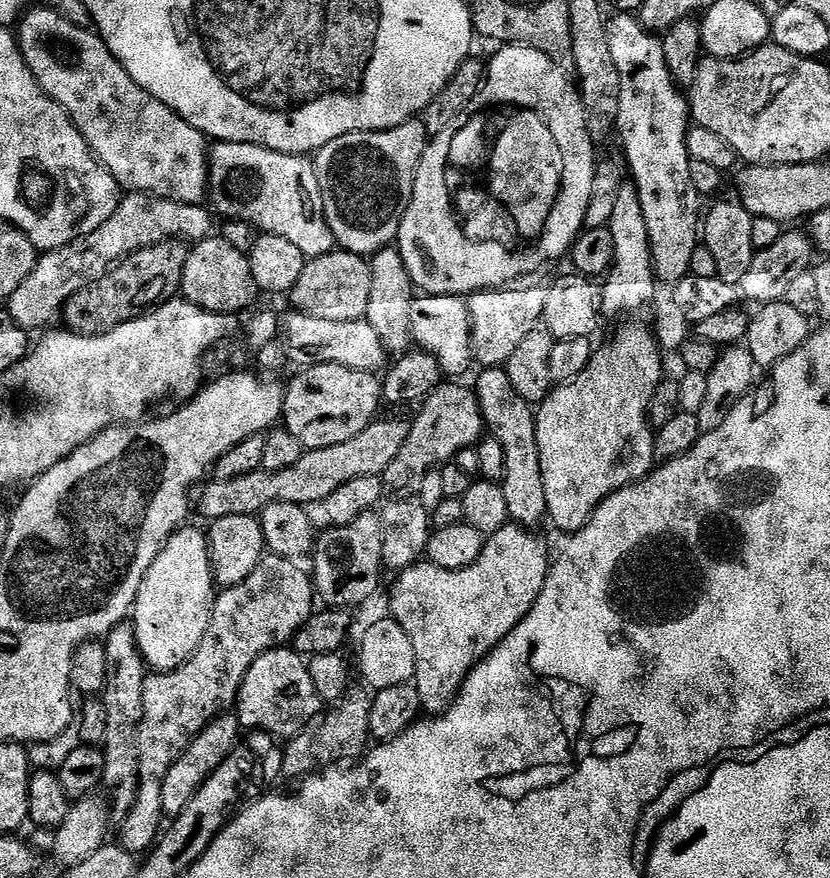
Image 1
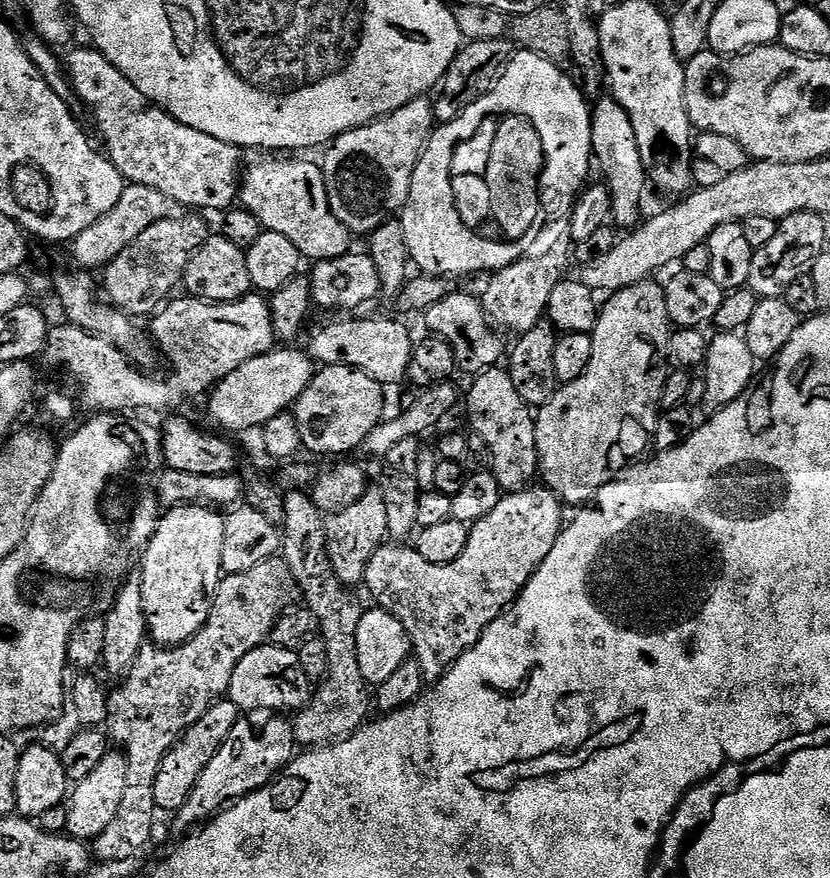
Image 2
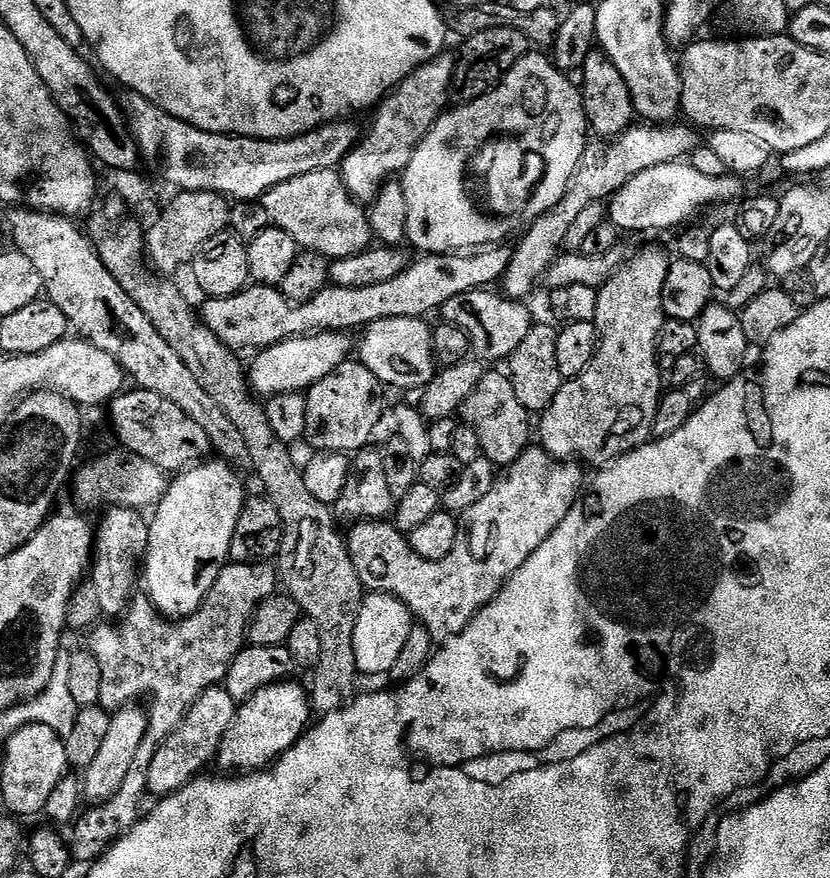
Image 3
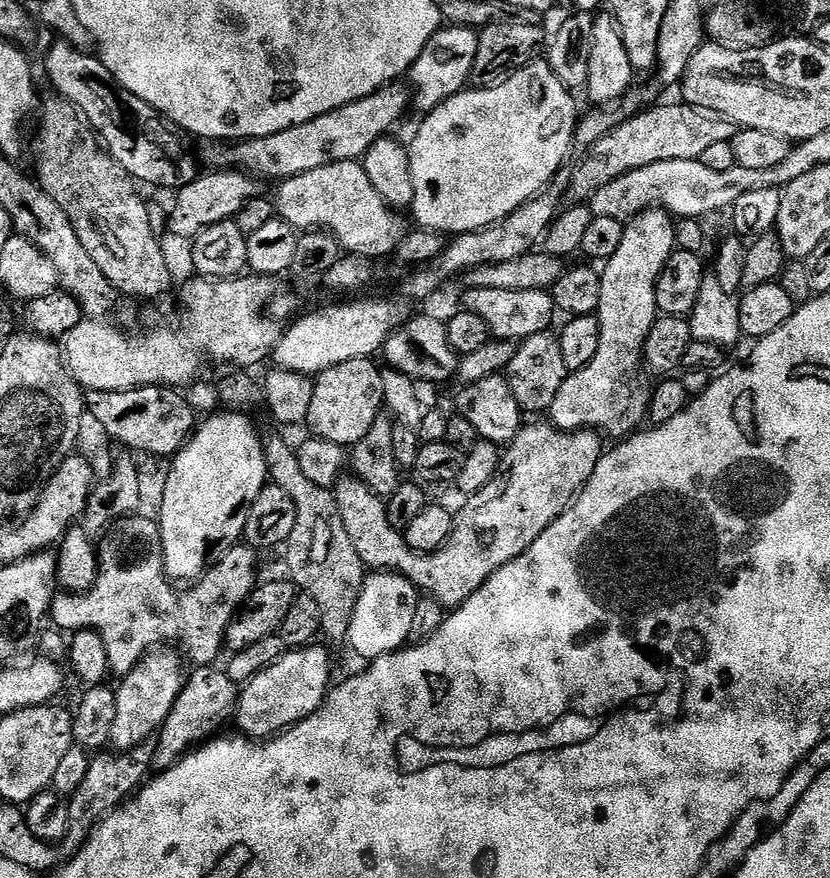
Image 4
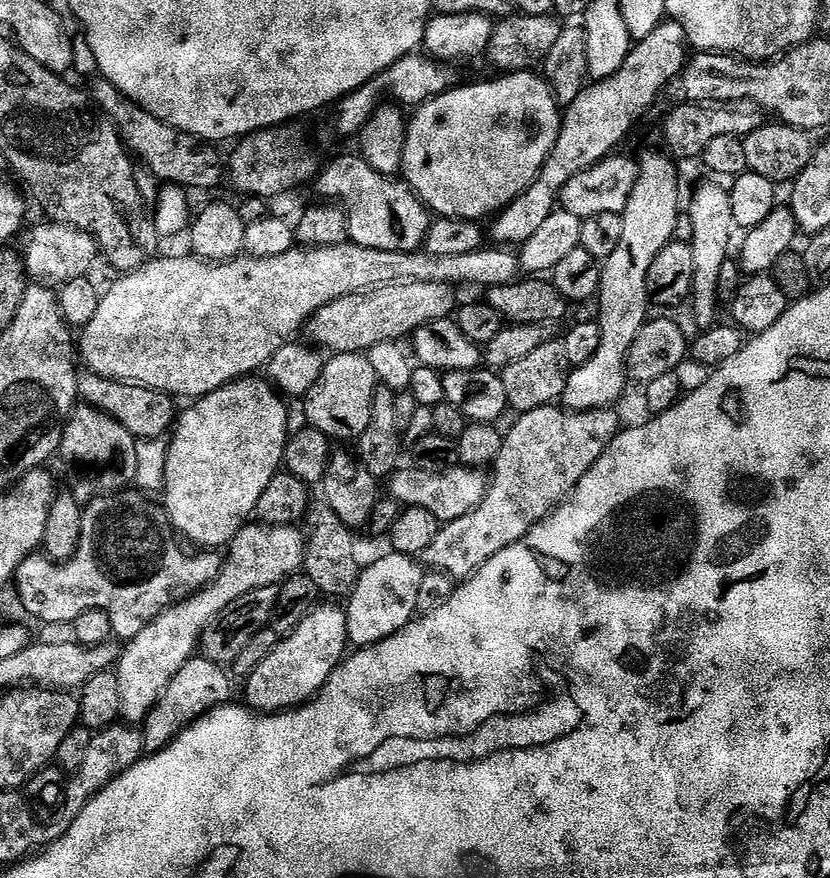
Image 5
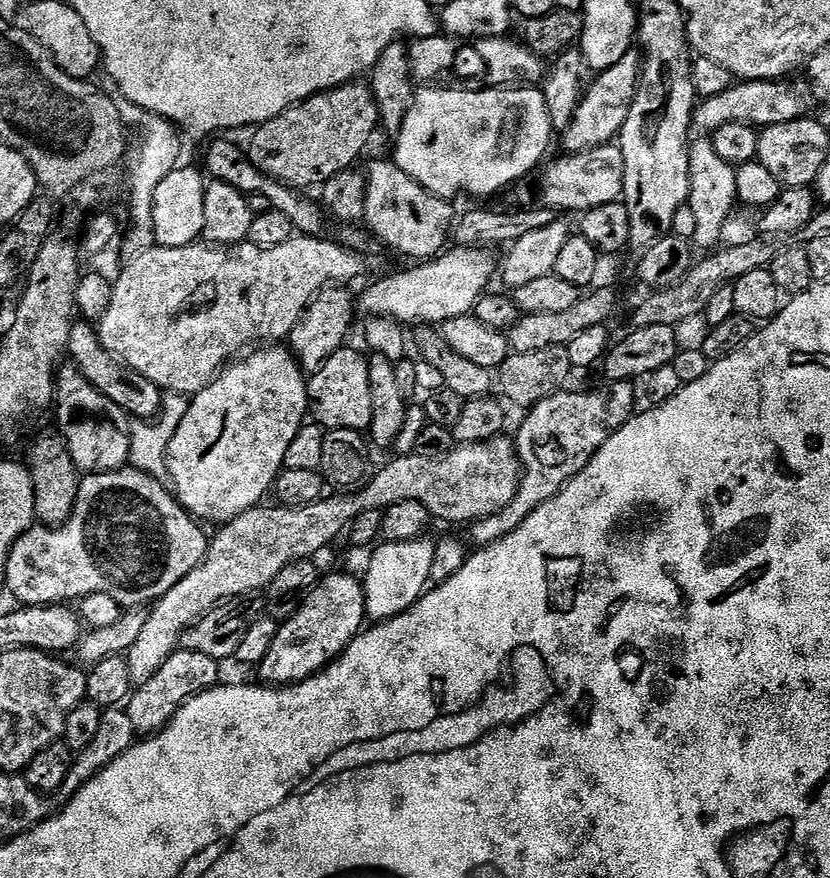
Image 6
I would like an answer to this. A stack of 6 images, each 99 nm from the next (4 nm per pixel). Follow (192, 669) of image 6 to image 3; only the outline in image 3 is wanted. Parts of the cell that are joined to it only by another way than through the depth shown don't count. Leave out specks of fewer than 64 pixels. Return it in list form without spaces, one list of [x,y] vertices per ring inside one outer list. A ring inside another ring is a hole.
[[[222,686],[208,688],[200,695],[178,730],[174,730],[174,734],[170,734],[170,738],[166,738],[154,754],[154,762],[150,762],[148,771],[149,797],[173,796],[189,782],[197,779],[207,764],[211,765],[215,761],[222,738],[226,738],[226,730],[230,730],[234,722],[237,707],[237,700]]]

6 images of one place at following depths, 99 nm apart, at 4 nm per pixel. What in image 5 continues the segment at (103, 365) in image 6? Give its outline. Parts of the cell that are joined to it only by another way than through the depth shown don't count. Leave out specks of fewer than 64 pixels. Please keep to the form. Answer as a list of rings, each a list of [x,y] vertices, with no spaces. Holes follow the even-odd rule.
[[[89,370],[79,373],[78,388],[79,399],[87,407],[97,408],[99,412],[105,412],[110,418],[122,422],[122,426],[126,426],[137,441],[159,440],[173,431],[178,408],[172,405],[175,404],[173,397],[167,392],[144,388],[141,384],[126,384],[122,380],[108,380]]]

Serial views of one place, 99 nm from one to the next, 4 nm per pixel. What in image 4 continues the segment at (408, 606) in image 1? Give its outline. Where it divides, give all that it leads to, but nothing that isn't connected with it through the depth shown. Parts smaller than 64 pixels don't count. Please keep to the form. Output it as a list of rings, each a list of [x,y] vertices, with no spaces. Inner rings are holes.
[[[545,424],[521,427],[519,434],[507,445],[496,477],[481,492],[467,497],[463,501],[464,509],[455,513],[448,543],[438,552],[412,552],[404,541],[403,531],[390,526],[385,497],[370,490],[355,474],[341,475],[334,489],[338,514],[342,518],[342,526],[346,526],[346,534],[350,534],[350,542],[354,542],[354,550],[358,550],[358,558],[364,563],[365,569],[397,572],[421,593],[427,594],[448,610],[455,610],[468,601],[499,568],[517,560],[563,512],[568,511],[580,495],[580,491],[588,485],[588,479],[594,474],[601,456],[606,451],[606,445],[603,444],[605,441],[591,430],[561,432],[559,428]]]

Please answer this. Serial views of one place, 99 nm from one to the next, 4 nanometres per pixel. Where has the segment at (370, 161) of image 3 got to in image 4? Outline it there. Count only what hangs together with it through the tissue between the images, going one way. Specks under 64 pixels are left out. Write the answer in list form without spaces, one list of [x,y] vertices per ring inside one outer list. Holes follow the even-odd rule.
[[[444,26],[433,34],[410,69],[410,77],[412,76],[410,84],[414,89],[414,108],[417,108],[420,114],[433,112],[451,96],[457,96],[459,92],[465,91],[466,85],[472,78],[472,67],[474,58],[478,54],[479,42],[480,38],[475,28]]]

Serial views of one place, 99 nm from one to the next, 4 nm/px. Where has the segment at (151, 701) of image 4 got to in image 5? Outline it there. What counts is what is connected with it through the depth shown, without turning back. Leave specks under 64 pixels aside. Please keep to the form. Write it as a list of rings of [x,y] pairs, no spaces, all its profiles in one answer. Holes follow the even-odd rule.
[[[245,524],[232,543],[227,545],[224,567],[215,582],[207,584],[201,592],[193,592],[187,600],[173,604],[164,615],[146,626],[142,634],[123,645],[114,671],[122,690],[120,715],[127,723],[143,725],[172,679],[186,666],[188,660],[197,655],[206,622],[215,621],[226,610],[226,606],[242,598],[242,594],[283,585],[289,576],[297,575],[303,569],[306,536],[300,530],[290,524]]]

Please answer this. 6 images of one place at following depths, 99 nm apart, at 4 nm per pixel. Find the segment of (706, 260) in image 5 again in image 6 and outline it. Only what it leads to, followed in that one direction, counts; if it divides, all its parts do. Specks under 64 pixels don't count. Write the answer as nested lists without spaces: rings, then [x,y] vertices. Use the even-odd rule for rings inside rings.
[[[708,138],[693,139],[688,150],[688,157],[690,158],[690,194],[686,208],[687,211],[692,211],[692,220],[696,223],[691,239],[697,249],[712,250],[721,243],[719,242],[720,235],[723,234],[724,227],[732,216],[732,207],[737,207],[738,204],[736,168],[722,162],[722,158],[714,151],[711,139]]]

